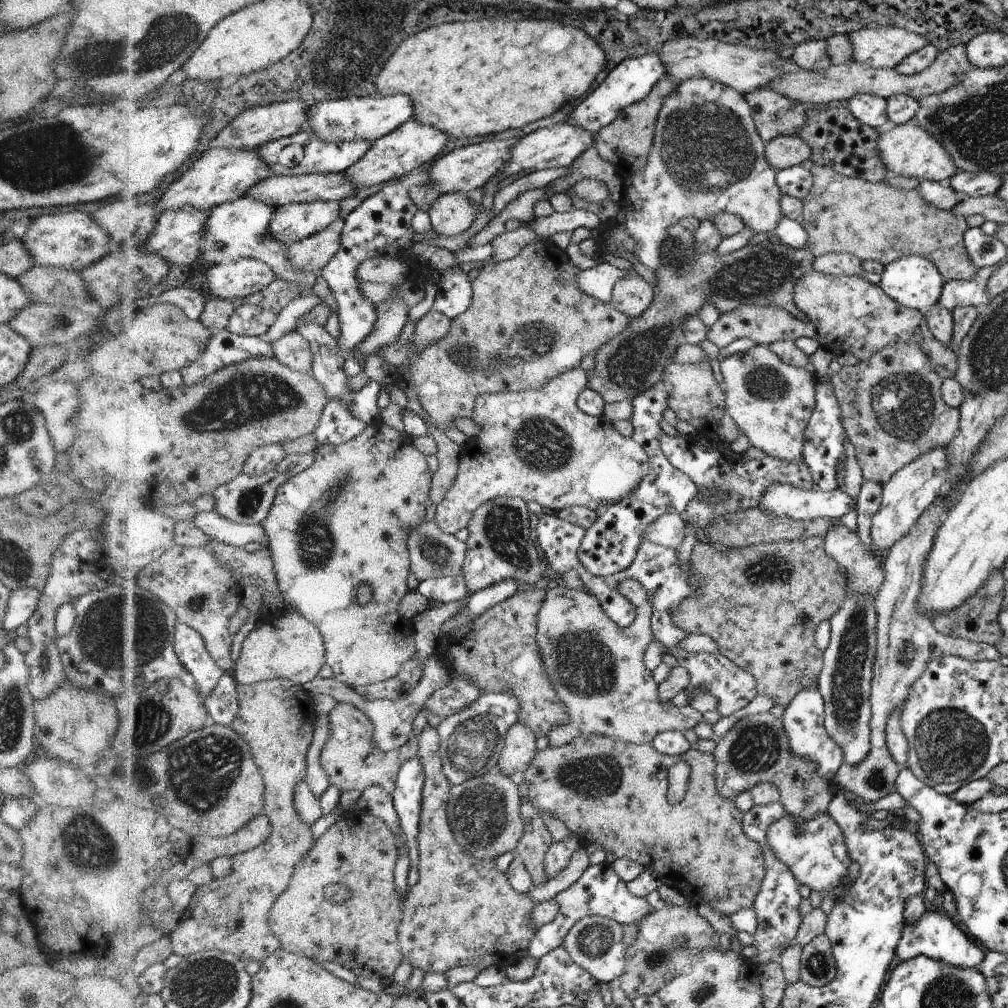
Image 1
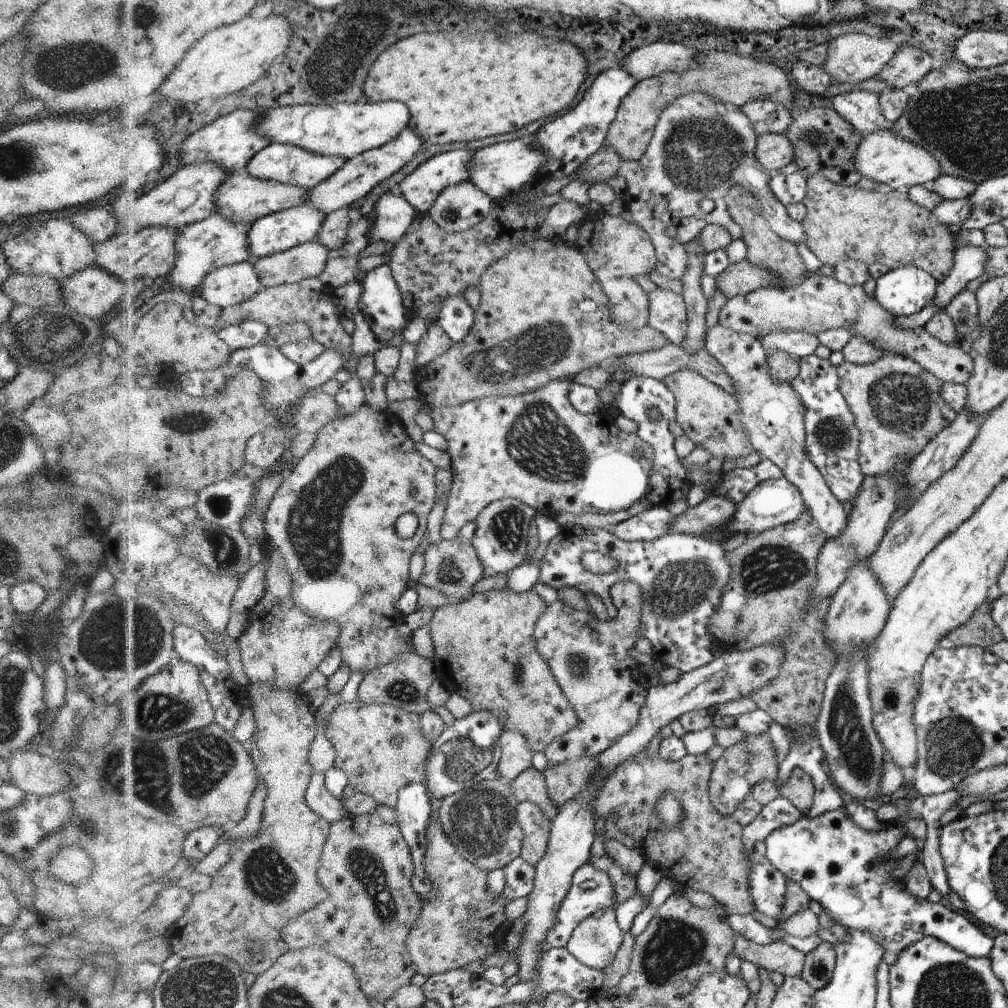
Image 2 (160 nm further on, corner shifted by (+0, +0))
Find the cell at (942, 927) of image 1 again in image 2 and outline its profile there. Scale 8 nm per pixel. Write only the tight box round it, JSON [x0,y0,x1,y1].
[766,809,995,966]

